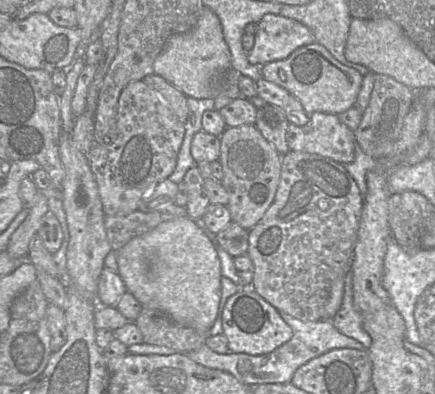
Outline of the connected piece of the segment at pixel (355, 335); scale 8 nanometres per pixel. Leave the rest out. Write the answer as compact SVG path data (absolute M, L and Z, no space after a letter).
M350 272L345 276L342 305L331 322L340 333L362 343L366 350L369 345L371 346L371 338L363 328L362 316L353 303L352 275Z

